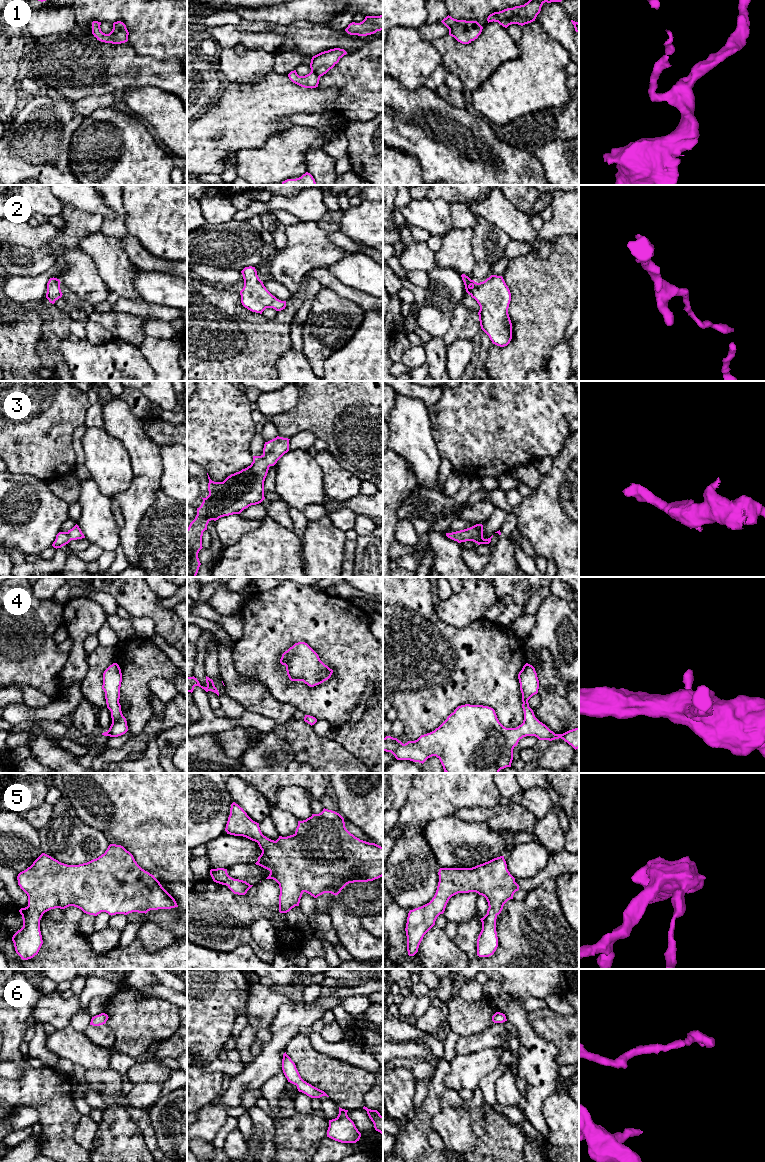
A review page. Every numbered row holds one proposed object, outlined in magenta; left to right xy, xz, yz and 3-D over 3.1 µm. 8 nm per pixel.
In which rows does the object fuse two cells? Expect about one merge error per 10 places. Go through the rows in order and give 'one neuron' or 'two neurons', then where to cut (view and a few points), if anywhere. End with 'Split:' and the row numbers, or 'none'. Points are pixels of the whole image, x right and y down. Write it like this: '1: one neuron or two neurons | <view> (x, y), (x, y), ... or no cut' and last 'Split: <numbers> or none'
1: one neuron | no cut
2: one neuron | no cut
3: one neuron | no cut
4: one neuron | no cut
5: one neuron | no cut
6: one neuron | no cut
Split: none

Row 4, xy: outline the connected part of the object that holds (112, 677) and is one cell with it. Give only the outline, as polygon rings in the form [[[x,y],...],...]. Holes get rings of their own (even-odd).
[[[113,663],[103,673],[102,689],[105,692],[107,708],[111,711],[112,724],[104,736],[118,737],[128,731],[126,718],[121,711],[120,687],[122,682],[122,673],[119,665]]]

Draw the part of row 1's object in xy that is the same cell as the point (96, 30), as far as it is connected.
[[[92,22],[92,34],[97,38],[97,40],[112,44],[121,44],[128,41],[129,32],[123,22],[114,22],[113,29],[109,34],[103,33],[101,31],[100,25],[101,22]]]

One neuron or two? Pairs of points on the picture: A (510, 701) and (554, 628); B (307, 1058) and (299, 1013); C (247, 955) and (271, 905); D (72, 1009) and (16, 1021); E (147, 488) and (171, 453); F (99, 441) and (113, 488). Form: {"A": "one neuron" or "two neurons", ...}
{"A": "two neurons", "B": "two neurons", "C": "two neurons", "D": "two neurons", "E": "two neurons", "F": "one neuron"}

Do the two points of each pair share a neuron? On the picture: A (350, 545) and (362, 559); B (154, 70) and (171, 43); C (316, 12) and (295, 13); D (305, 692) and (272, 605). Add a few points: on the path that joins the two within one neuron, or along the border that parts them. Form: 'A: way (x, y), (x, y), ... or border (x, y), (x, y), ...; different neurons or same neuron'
A: border (355, 540), (355, 563), (353, 566); different neurons
B: border (138, 54), (159, 59), (176, 58); different neurons
C: way (311, 12), (300, 12); same neuron
D: way (279, 683), (267, 669), (267, 631); same neuron

